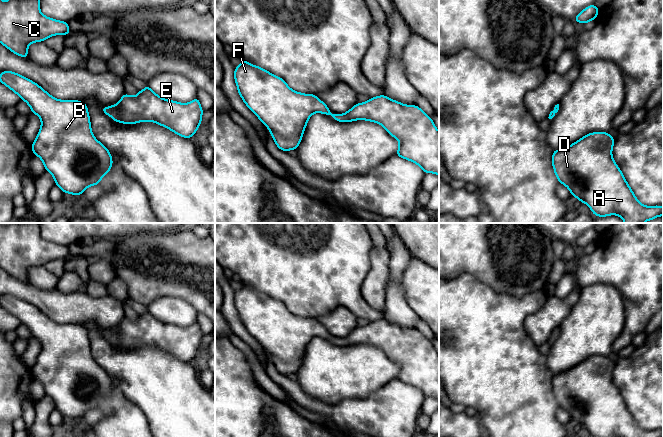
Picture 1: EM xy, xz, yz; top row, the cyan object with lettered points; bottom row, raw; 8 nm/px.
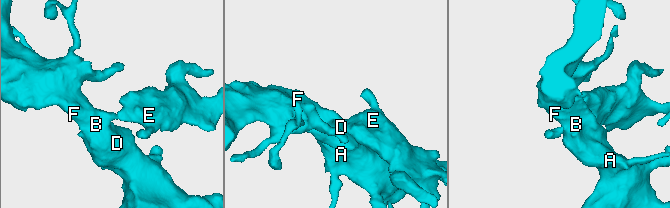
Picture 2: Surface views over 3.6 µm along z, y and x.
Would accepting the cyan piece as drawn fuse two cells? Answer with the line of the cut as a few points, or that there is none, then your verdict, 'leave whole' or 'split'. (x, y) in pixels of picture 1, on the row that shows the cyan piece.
no cut | leave whole

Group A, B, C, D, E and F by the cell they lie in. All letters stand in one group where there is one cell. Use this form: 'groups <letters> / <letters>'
groups A B C D E F

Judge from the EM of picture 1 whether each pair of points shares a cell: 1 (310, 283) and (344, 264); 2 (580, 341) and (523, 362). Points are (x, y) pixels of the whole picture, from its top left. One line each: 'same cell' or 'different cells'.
1: same cell
2: different cells

